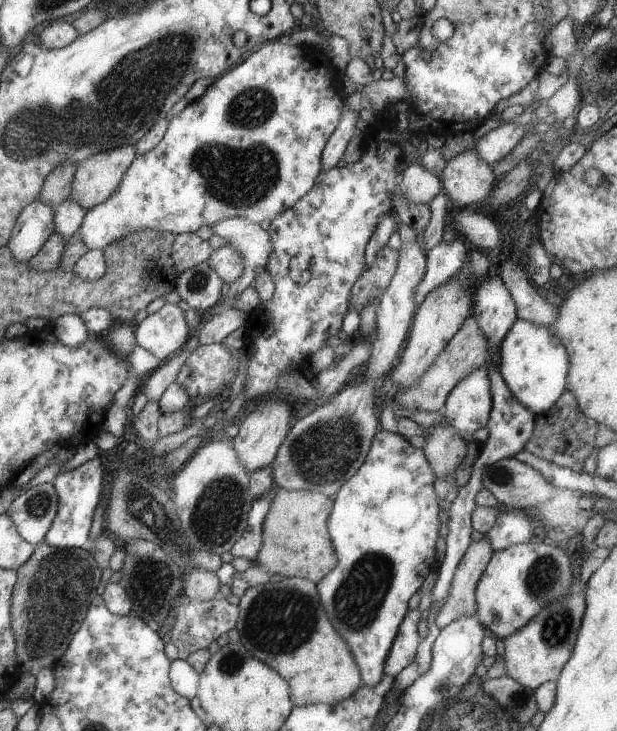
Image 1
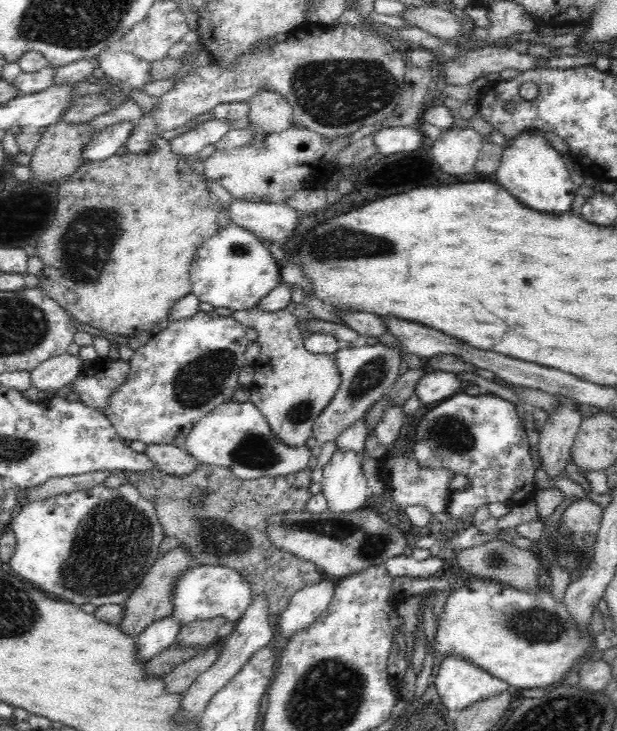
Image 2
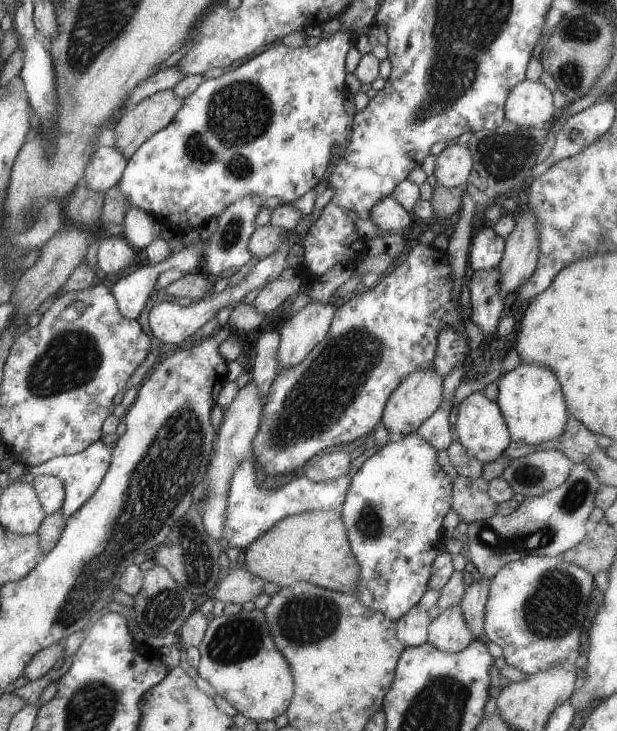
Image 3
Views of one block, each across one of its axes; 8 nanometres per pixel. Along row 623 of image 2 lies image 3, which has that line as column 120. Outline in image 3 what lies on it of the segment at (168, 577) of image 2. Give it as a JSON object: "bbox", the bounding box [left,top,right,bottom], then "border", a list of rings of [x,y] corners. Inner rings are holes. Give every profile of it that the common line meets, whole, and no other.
{"bbox":[112,90,183,158],"border":[[[159,90],[149,94],[135,106],[127,108],[112,128],[113,148],[121,150],[123,158],[129,157],[149,135],[165,128],[181,108],[183,98],[177,98],[173,90]]]}

